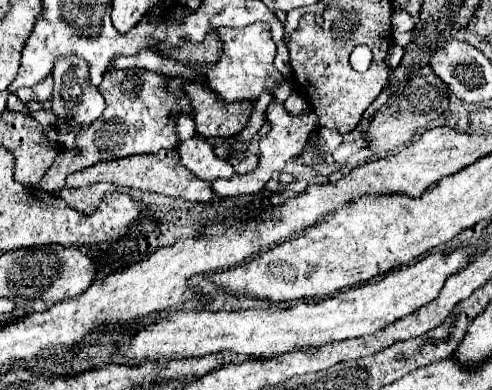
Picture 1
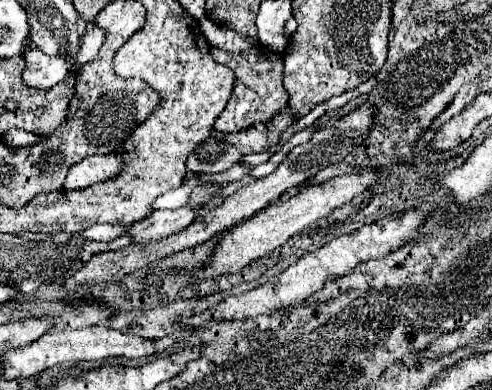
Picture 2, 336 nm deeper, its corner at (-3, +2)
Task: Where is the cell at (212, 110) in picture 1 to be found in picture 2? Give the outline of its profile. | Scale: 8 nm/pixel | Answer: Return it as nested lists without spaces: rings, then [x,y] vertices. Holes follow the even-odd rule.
[[[211,46],[211,56],[215,62],[229,66],[235,72],[235,86],[231,92],[231,98],[221,112],[221,116],[215,120],[215,130],[219,132],[237,132],[245,130],[257,122],[271,120],[283,104],[287,104],[289,96],[283,86],[283,56],[269,50],[267,46],[251,46],[245,52],[227,52],[223,48]]]

